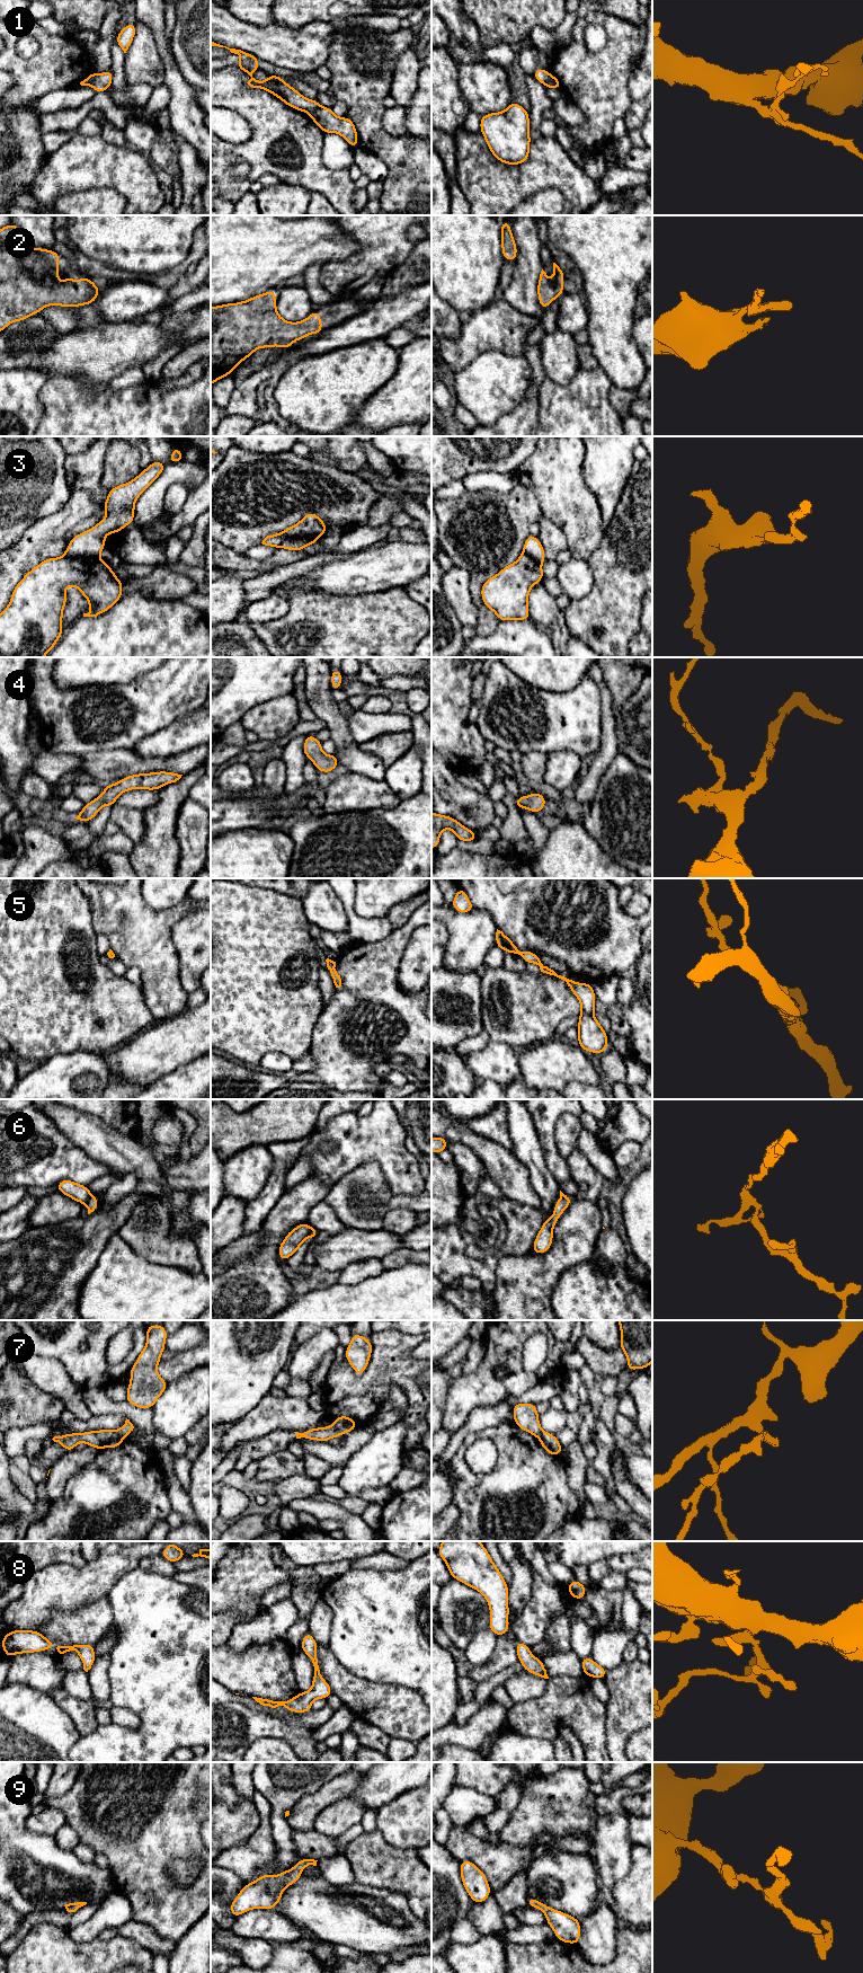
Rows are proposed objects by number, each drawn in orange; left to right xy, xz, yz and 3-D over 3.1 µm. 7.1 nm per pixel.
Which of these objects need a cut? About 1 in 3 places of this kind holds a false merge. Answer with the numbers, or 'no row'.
1, 3, 6, 7

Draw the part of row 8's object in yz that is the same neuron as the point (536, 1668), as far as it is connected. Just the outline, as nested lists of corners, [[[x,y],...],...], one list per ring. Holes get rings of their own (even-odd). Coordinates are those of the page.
[[[516,1640],[516,1651],[518,1661],[524,1666],[524,1671],[527,1671],[536,1676],[549,1679],[542,1660],[533,1656],[528,1645]]]

